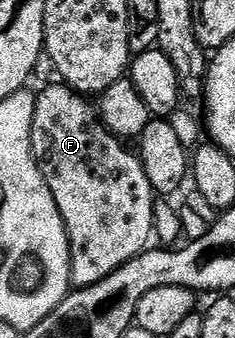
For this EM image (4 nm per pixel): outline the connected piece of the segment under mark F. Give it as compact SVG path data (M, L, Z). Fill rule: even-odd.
M58 85L38 91L31 147L41 168L41 176L45 176L45 184L49 184L53 200L57 200L61 220L67 229L72 287L82 288L105 280L105 276L117 272L117 268L129 264L129 260L148 249L150 242L147 241L152 241L155 233L154 204L157 193L151 187L138 153L134 149L126 150L123 147L126 145L103 125L98 109L92 103L90 106L87 103L90 101L70 86Z

